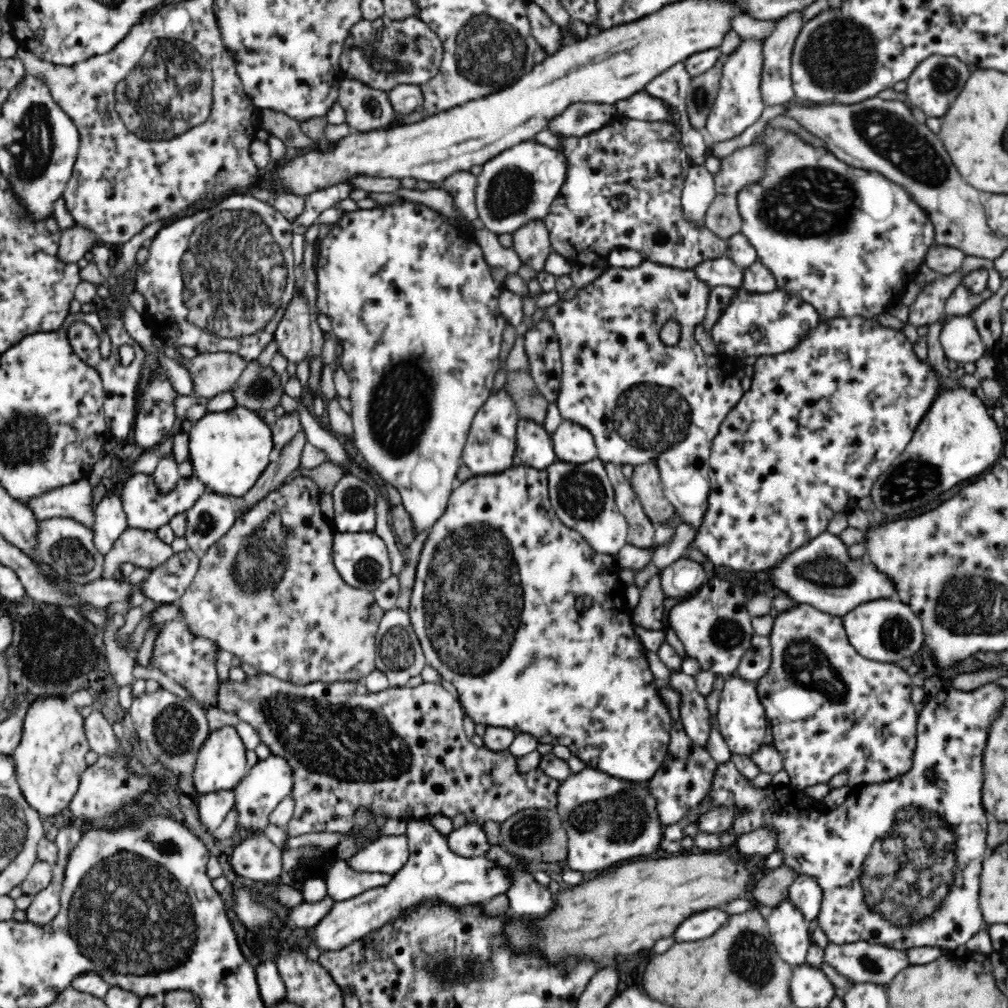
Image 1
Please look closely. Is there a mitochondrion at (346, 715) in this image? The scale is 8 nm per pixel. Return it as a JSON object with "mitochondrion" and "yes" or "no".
{"mitochondrion":"yes"}

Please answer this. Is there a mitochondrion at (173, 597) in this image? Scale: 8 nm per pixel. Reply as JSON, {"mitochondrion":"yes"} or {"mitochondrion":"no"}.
{"mitochondrion":"no"}

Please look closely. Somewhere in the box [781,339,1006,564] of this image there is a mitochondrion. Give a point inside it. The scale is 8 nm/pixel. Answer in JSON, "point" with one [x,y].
{"point":[913,477]}

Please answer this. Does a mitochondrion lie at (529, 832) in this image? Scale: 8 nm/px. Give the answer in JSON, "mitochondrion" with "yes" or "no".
{"mitochondrion":"yes"}

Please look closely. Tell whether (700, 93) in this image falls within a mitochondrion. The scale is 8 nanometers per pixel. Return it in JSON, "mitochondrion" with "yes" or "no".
{"mitochondrion":"yes"}

